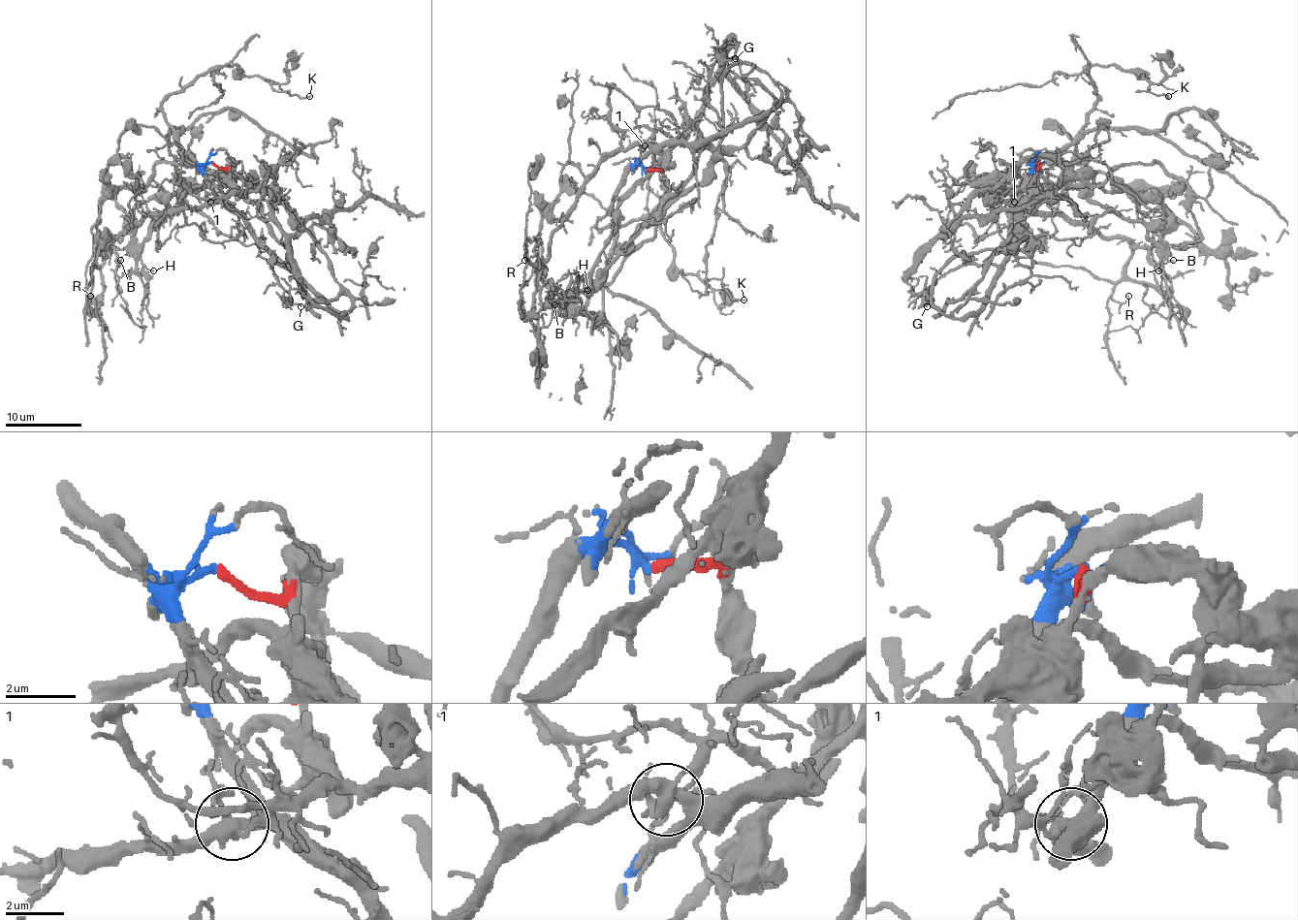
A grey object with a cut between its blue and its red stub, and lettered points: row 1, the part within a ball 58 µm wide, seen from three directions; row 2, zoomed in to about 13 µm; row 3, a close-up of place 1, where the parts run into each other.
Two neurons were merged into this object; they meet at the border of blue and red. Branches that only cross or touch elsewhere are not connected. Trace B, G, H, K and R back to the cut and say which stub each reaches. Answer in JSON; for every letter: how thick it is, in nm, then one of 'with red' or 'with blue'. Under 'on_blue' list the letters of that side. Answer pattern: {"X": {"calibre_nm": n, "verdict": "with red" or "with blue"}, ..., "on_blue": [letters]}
{"B": {"calibre_nm": 90, "verdict": "with blue"}, "G": {"calibre_nm": 80, "verdict": "with blue"}, "H": {"calibre_nm": 130, "verdict": "with red"}, "K": {"calibre_nm": 110, "verdict": "with blue"}, "R": {"calibre_nm": 90, "verdict": "with blue"}, "on_blue": ["B", "G", "K", "R"]}

